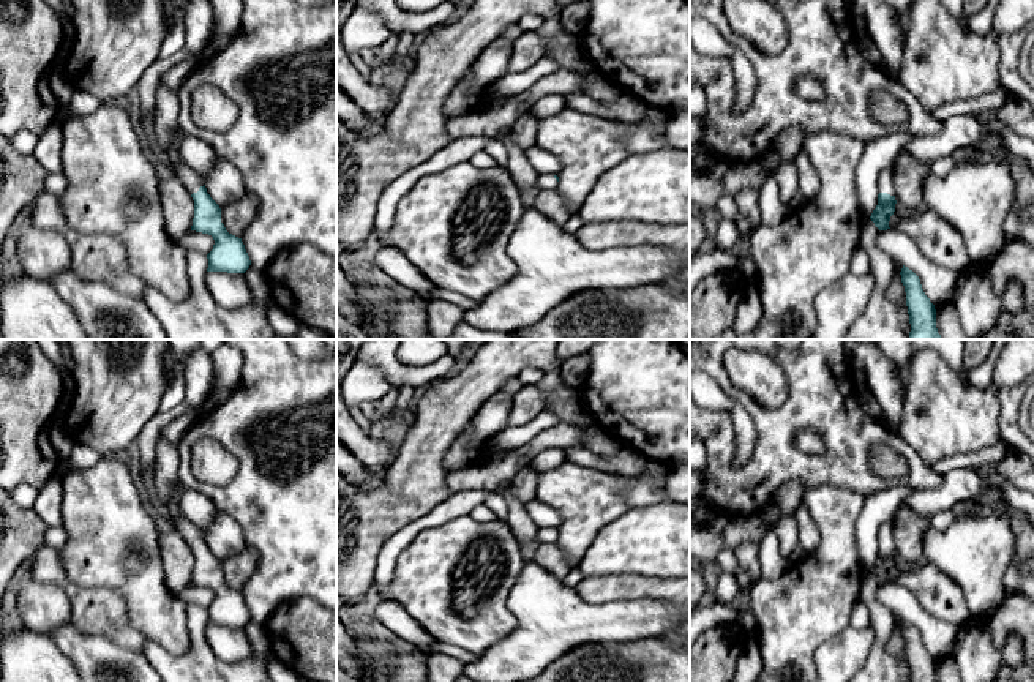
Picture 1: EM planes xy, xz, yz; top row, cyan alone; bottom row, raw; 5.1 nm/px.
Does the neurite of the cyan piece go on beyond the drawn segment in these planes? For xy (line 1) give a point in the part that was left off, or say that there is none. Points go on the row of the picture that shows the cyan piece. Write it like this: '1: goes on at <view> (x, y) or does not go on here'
1: goes on at xy (188, 177)

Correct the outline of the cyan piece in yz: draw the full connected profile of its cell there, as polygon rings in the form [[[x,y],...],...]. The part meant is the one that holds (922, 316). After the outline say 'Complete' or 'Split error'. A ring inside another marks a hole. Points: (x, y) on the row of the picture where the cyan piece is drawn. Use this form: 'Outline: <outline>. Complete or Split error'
Outline: [[[905,265],[900,275],[911,324],[909,339],[942,339],[936,328],[935,305],[925,295],[919,276]]]. Complete

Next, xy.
Outline: [[[174,131],[164,158],[194,200],[191,230],[208,234],[215,240],[213,249],[207,254],[207,272],[245,273],[251,265],[245,245],[242,238],[226,230],[221,223],[221,208],[207,193],[204,180],[182,163],[178,155],[180,141],[182,133]]]. Split error

